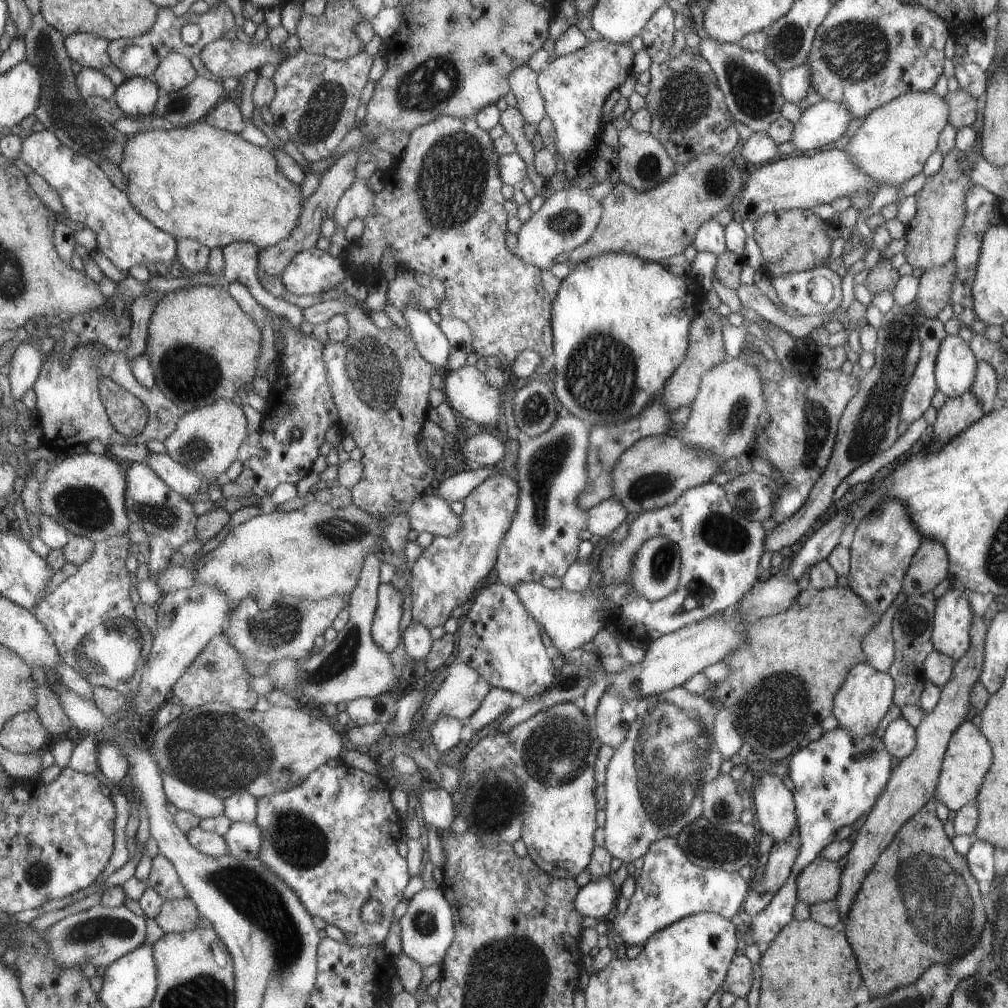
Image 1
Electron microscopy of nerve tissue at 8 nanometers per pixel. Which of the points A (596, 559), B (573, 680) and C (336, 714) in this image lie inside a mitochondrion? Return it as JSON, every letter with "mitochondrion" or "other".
{"A":"other","B":"mitochondrion","C":"other"}

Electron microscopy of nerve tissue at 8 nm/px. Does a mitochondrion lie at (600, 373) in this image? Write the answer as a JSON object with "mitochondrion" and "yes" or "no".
{"mitochondrion":"yes"}

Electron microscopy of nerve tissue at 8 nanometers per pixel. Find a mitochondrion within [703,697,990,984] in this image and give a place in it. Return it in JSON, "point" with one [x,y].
{"point":[932,886]}

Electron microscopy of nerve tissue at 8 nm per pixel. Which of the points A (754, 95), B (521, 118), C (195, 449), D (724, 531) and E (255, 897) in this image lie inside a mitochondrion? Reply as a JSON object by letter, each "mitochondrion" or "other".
{"A":"mitochondrion","B":"other","C":"mitochondrion","D":"mitochondrion","E":"mitochondrion"}

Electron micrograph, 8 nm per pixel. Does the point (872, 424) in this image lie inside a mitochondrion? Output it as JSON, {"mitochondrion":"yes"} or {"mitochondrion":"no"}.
{"mitochondrion":"yes"}

